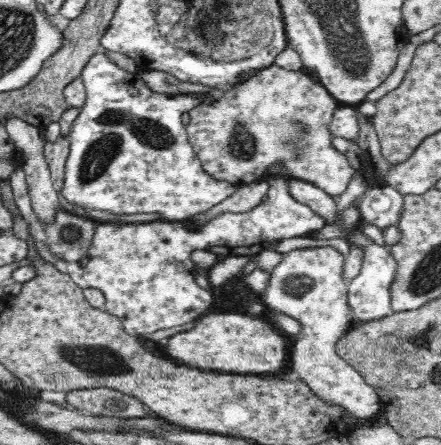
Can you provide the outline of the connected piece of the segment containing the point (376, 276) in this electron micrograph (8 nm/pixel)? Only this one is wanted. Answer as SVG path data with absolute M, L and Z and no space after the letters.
M362 225L348 227L341 232L351 247L359 248L363 252L363 264L360 274L348 282L347 301L351 310L351 317L357 323L364 324L374 320L384 320L393 313L390 297L390 283L396 272L396 263L390 254L388 246L382 246L370 239L362 230Z

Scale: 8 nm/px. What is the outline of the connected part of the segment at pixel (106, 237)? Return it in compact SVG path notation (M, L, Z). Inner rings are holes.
M164 219L143 223L96 221L95 231L86 254L79 261L68 263L67 272L83 290L86 288L100 290L105 296L104 310L108 314L117 316L128 334L143 338L164 328L174 328L180 324L194 322L208 310L212 302L212 293L210 290L200 288L194 278L196 267L192 261L192 254L198 248L208 250L212 246L206 240L206 234L202 234L202 230L188 229L188 225L183 221Z

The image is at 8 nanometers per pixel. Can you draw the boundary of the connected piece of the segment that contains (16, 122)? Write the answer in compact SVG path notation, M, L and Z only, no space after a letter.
M12 118L8 120L5 126L9 139L18 147L18 151L22 151L24 160L20 167L25 172L25 180L28 184L28 190L31 198L32 210L34 210L34 217L41 223L49 223L53 219L53 214L56 209L60 209L60 200L58 200L58 191L54 188L50 167L46 161L45 147L47 146L47 139L40 135L37 127L31 124L26 124L19 118Z

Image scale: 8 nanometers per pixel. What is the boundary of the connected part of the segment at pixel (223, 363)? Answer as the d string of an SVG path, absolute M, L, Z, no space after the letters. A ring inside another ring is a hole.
M208 314L198 320L198 326L192 332L176 334L164 344L168 344L166 350L172 358L188 367L216 373L272 376L282 372L290 362L290 344L282 332L276 332L268 320L262 322L244 314Z

